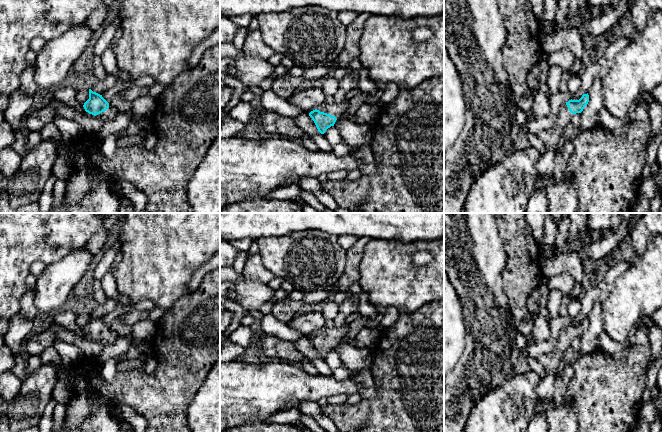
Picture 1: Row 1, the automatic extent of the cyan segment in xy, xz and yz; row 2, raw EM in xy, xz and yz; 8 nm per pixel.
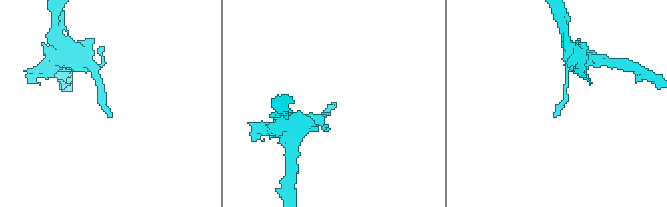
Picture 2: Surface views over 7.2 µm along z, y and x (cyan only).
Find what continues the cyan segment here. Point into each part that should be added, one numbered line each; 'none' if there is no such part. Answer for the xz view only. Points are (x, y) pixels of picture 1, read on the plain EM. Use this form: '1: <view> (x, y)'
1: xz (336, 333)

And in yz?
1: yz (545, 389)

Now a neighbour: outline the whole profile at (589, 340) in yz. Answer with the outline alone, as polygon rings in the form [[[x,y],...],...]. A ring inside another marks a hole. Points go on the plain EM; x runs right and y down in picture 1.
[[[595,301],[593,308],[588,315],[589,326],[583,333],[581,338],[580,350],[574,354],[574,357],[565,365],[561,374],[555,379],[555,393],[553,401],[556,405],[560,405],[566,398],[567,386],[574,374],[575,362],[585,354],[595,352],[600,348],[598,335],[604,331],[602,319],[602,304]]]

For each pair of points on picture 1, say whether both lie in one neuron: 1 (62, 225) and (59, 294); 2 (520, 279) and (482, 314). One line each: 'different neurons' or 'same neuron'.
1: different neurons
2: different neurons

